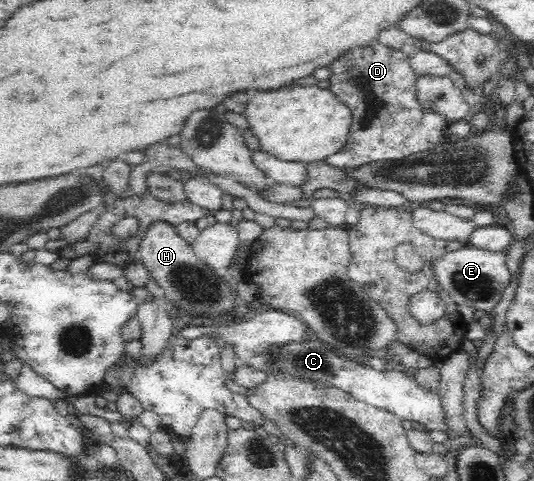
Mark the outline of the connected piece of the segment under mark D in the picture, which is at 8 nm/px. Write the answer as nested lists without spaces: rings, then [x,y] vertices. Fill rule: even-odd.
[[[376,41],[367,47],[353,48],[339,61],[333,61],[329,67],[333,69],[329,83],[330,90],[341,99],[351,114],[353,125],[349,133],[349,141],[338,153],[327,157],[327,163],[344,172],[351,172],[367,163],[392,161],[409,158],[411,155],[433,150],[444,137],[444,129],[449,125],[443,117],[425,113],[416,98],[417,74],[409,63],[410,56]]]

